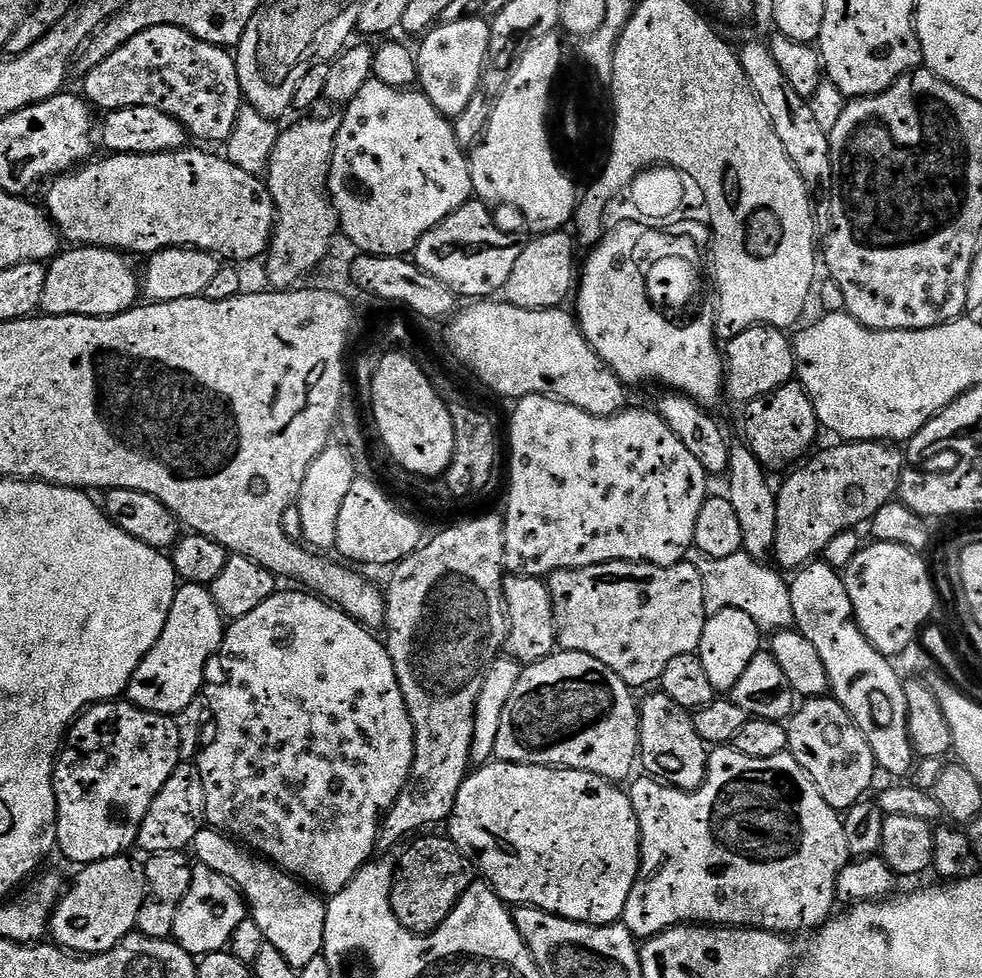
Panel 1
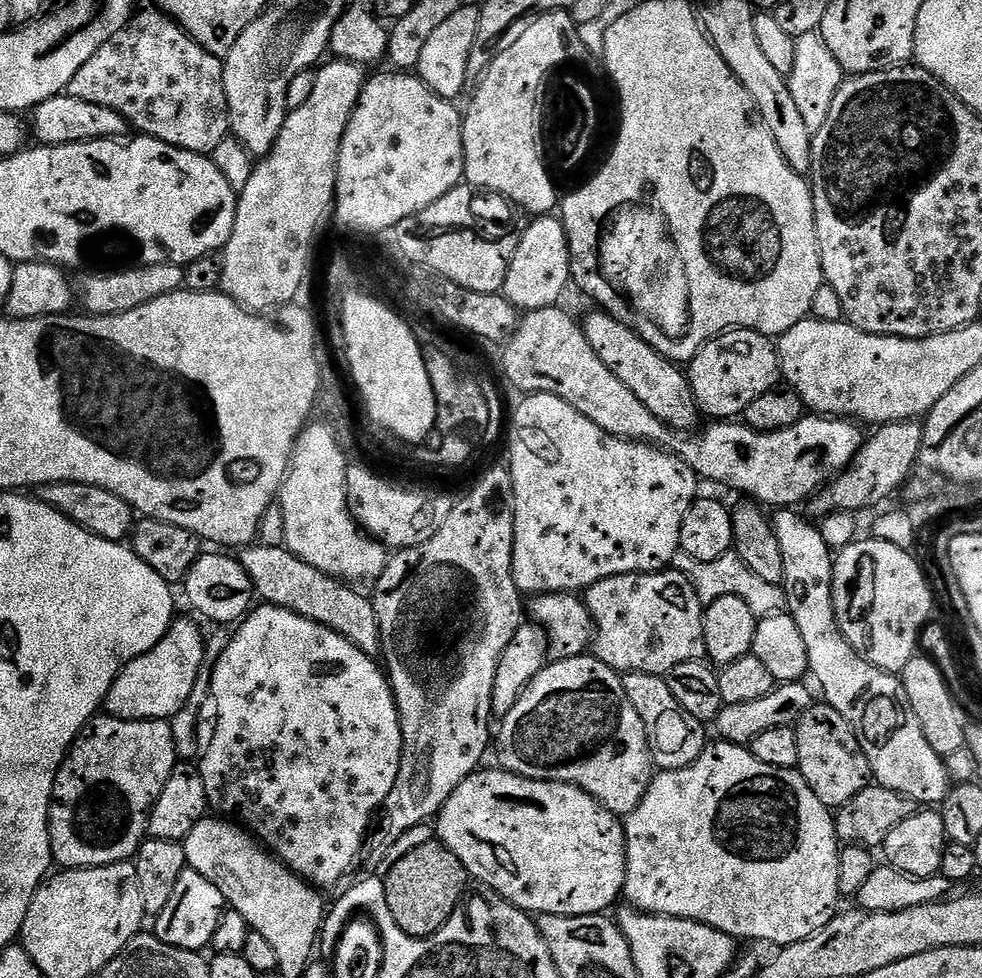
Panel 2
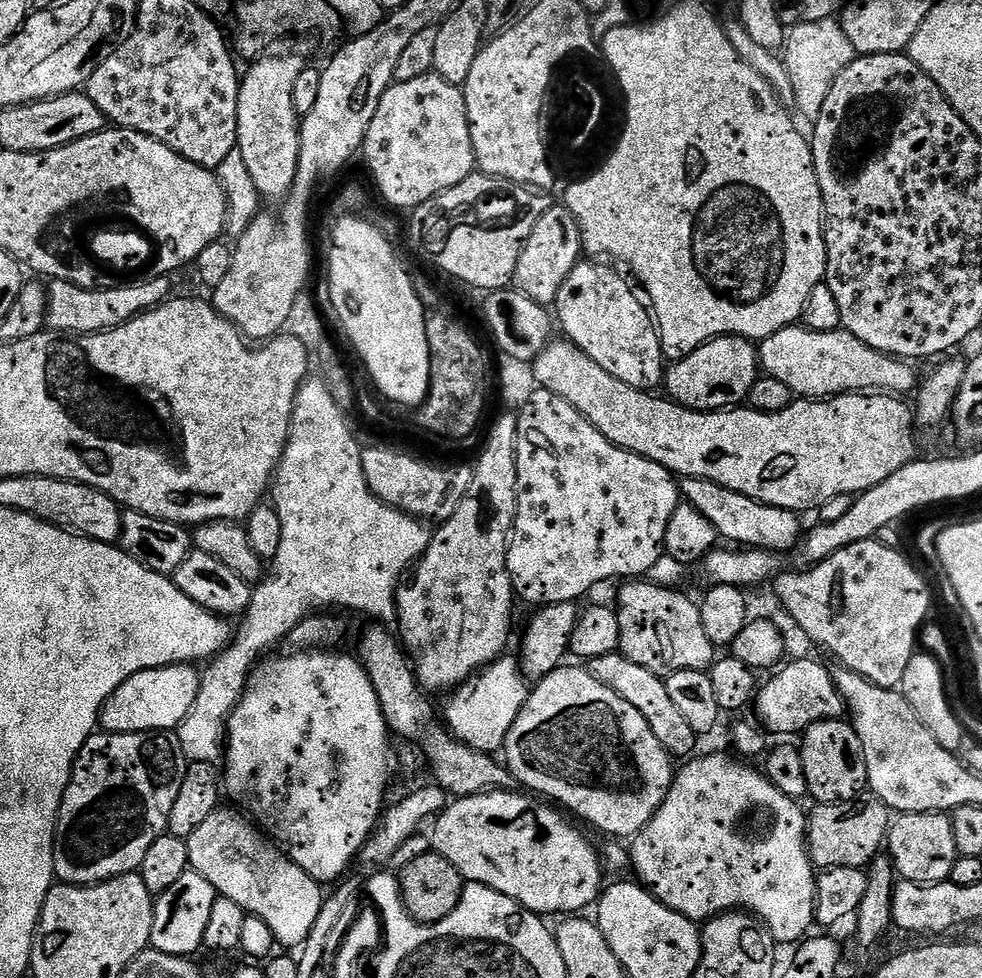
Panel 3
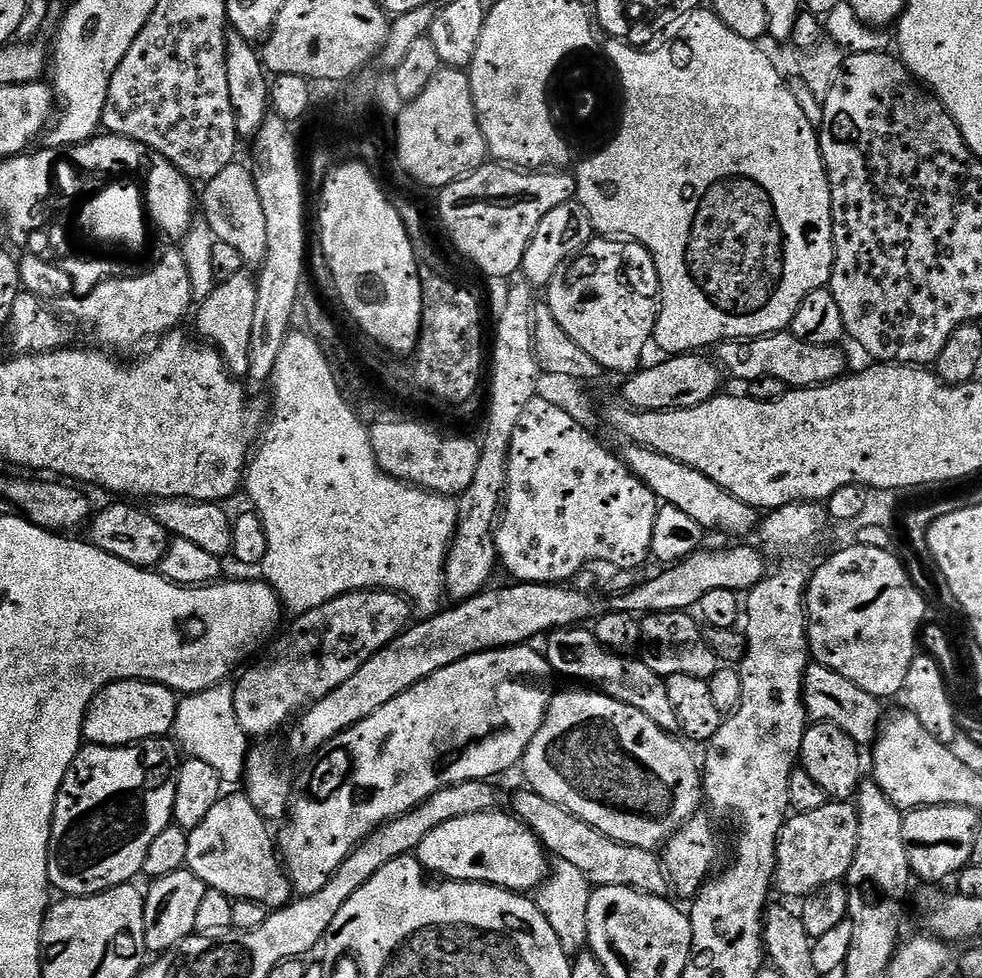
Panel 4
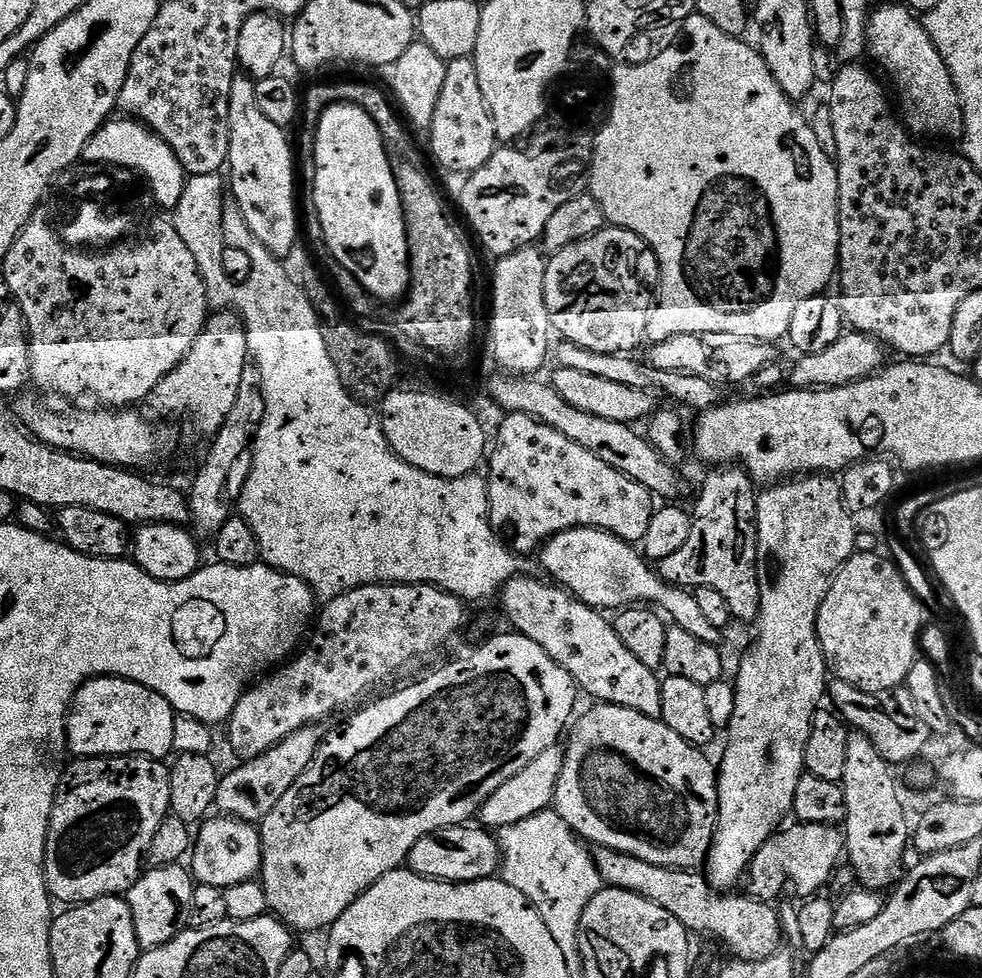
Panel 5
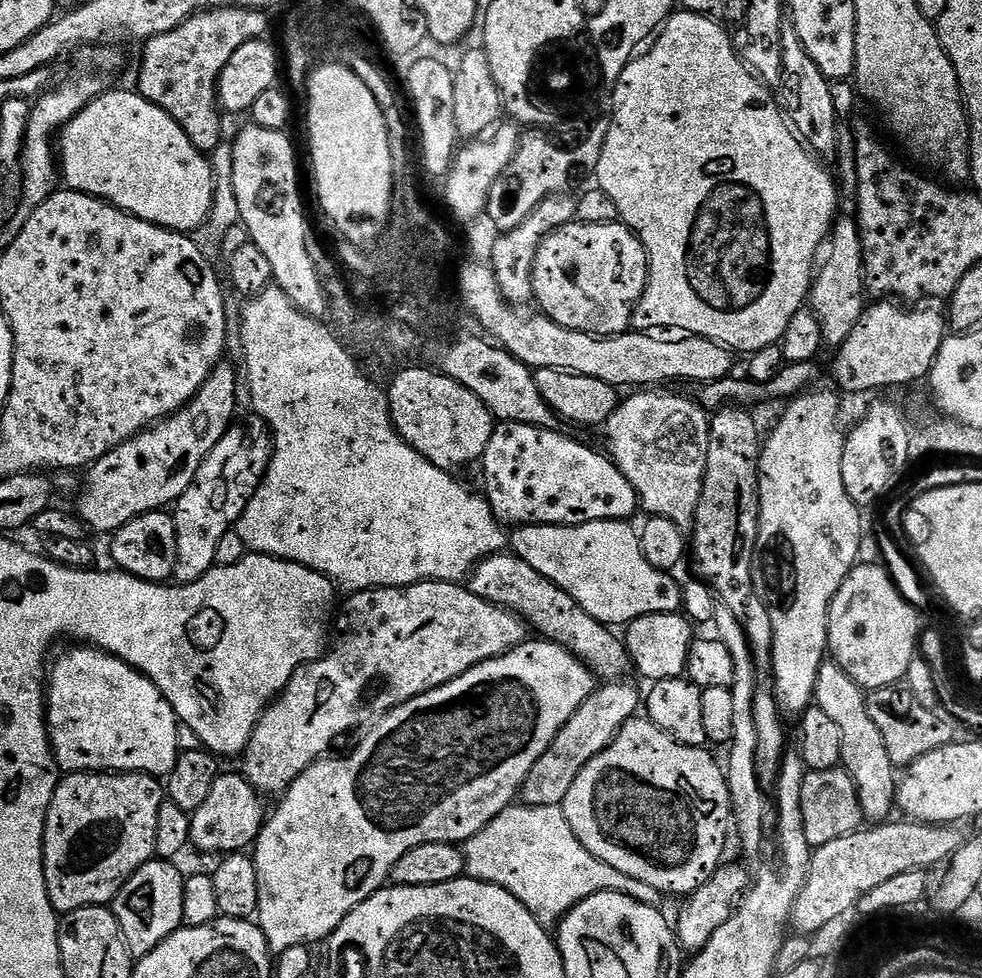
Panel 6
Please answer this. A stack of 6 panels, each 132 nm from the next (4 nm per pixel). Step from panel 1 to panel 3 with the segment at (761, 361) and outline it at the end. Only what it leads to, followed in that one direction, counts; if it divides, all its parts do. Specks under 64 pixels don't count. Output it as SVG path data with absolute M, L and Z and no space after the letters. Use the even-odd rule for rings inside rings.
M714 336L706 341L698 350L686 354L675 362L667 365L662 385L667 399L684 408L695 412L722 412L743 405L747 401L754 382L762 375L760 367L760 354L757 345L751 340L743 340L741 336Z

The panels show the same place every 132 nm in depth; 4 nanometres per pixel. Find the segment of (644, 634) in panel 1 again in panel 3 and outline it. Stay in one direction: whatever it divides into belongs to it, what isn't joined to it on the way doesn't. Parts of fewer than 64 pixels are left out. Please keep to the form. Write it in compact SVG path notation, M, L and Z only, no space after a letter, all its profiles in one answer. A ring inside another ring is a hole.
M628 582L620 592L616 608L620 623L621 656L646 666L657 674L677 672L683 668L707 672L717 659L717 649L702 630L699 603L683 596L676 588L663 588L651 582Z

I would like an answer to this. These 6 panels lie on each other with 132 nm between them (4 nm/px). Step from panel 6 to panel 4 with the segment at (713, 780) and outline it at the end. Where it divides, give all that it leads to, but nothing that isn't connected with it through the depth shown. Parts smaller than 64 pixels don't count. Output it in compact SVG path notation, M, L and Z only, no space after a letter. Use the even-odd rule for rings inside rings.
M580 690L584 692L560 692L551 697L548 702L548 709L544 715L540 729L530 742L530 746L524 752L522 761L522 769L524 768L524 776L527 787L533 792L542 794L542 798L550 798L550 802L558 802L558 806L562 806L566 810L570 810L570 814L574 814L578 818L582 818L582 822L586 822L590 826L594 826L602 834L606 834L610 838L614 838L623 844L630 846L642 846L653 850L659 849L667 844L675 832L683 826L687 820L692 819L701 811L700 800L702 804L702 772L698 767L698 760L692 757L692 752L687 748L689 745L683 739L675 740L677 737L673 733L667 732L659 728L654 722L650 722L650 718L646 718L646 714L642 714L642 710L634 710L634 706L626 706L626 702L618 702L614 698L605 696L599 690Z

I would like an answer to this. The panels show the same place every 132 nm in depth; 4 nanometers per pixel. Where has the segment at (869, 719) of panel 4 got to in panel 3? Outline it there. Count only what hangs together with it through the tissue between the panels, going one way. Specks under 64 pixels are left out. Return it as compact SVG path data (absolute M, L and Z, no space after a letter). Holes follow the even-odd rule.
M790 660L772 674L777 676L770 677L765 684L763 681L757 691L754 709L760 715L759 723L769 733L777 732L780 738L792 738L795 732L796 735L803 734L811 724L845 719L844 699L842 694L838 694L838 686L834 686L831 671L827 667L824 669L816 660Z

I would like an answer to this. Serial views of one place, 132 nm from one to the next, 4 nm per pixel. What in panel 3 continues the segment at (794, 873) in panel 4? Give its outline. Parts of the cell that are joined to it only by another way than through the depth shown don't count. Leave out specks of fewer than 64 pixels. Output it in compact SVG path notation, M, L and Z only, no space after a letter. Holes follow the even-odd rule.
M865 790L850 802L816 804L808 816L808 856L817 869L850 866L867 869L881 855L888 839L890 810L871 790Z

